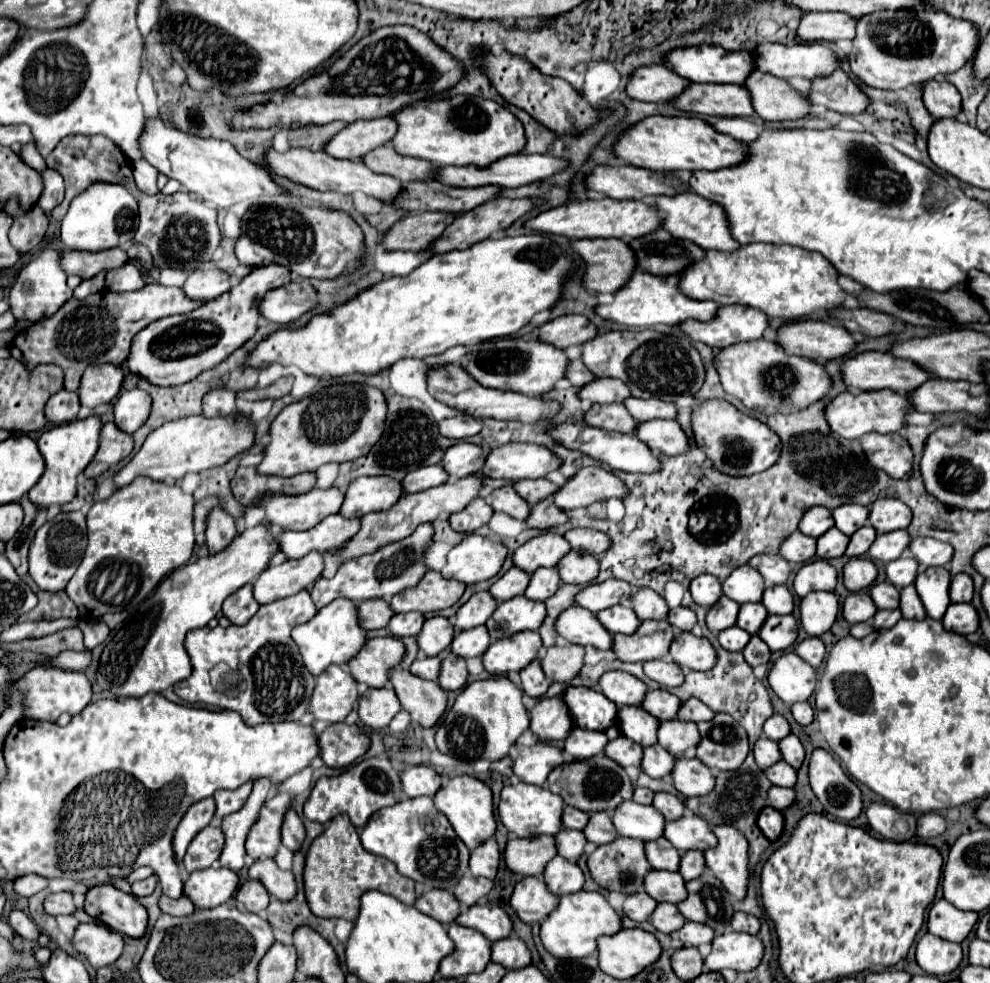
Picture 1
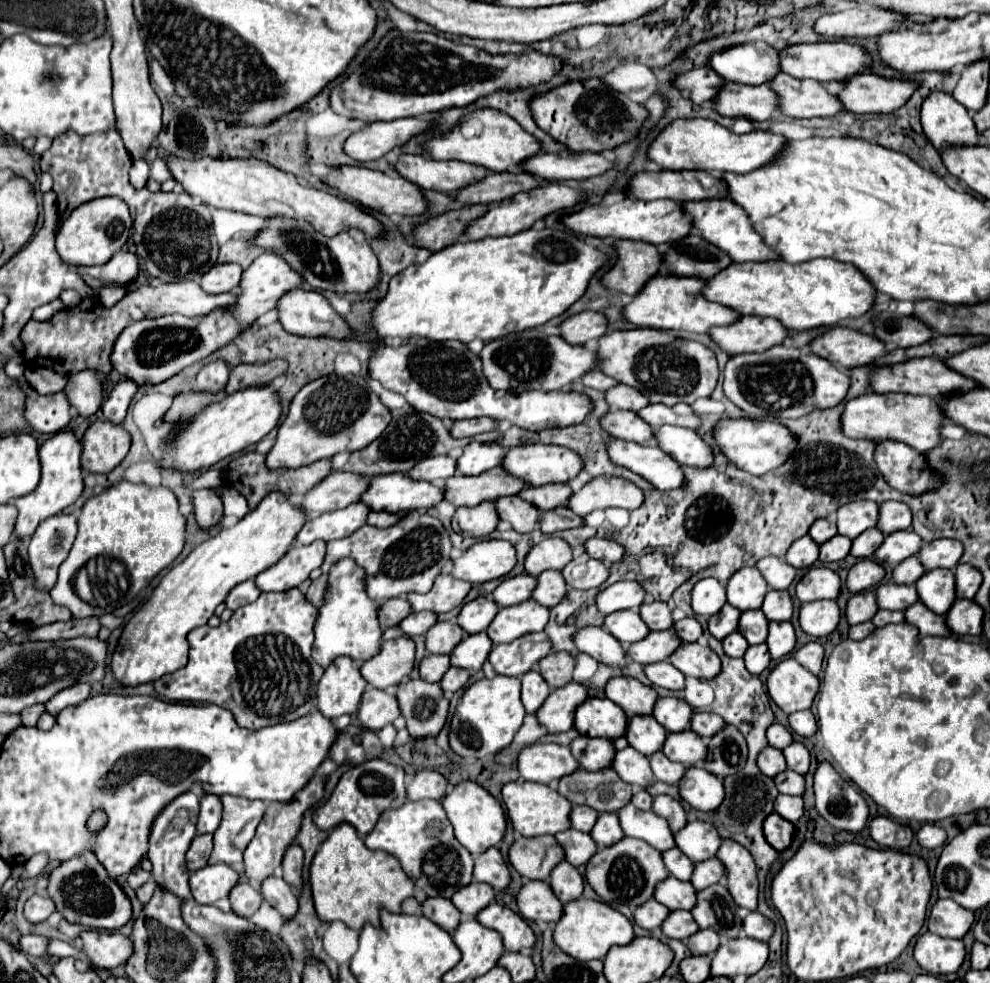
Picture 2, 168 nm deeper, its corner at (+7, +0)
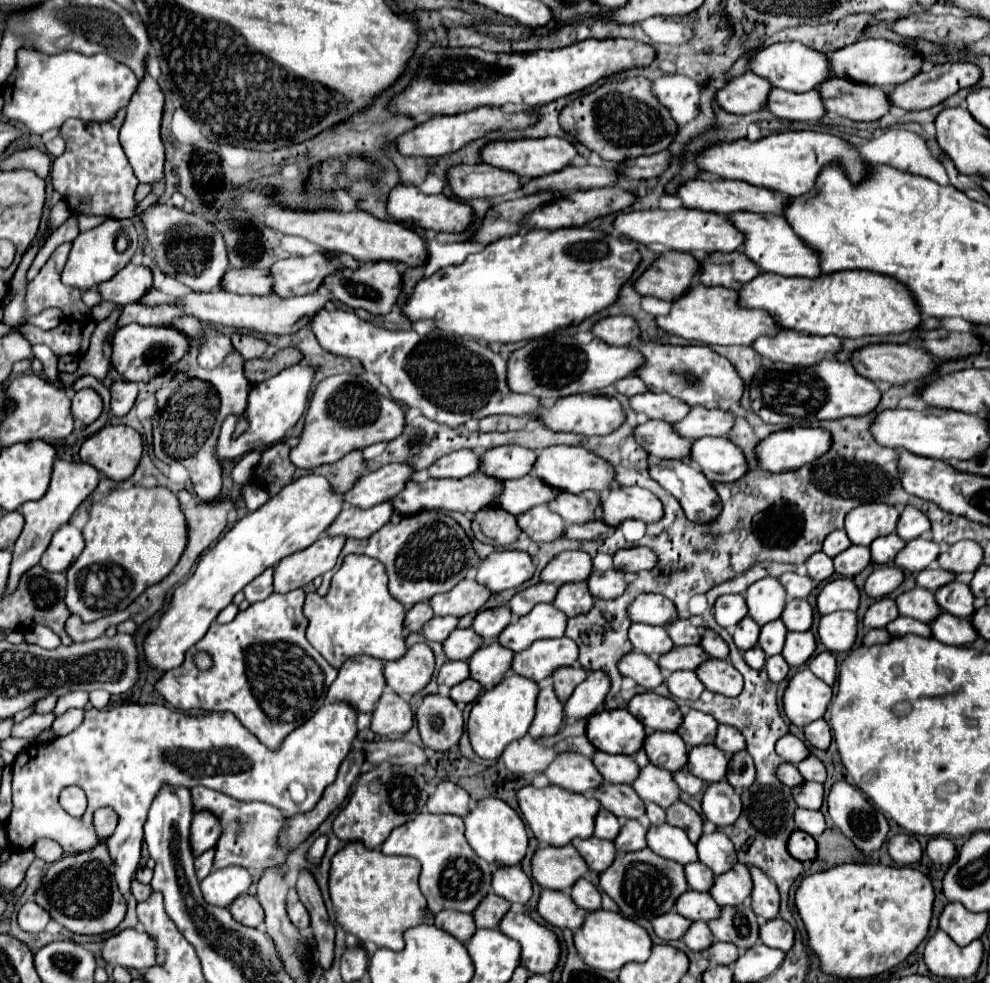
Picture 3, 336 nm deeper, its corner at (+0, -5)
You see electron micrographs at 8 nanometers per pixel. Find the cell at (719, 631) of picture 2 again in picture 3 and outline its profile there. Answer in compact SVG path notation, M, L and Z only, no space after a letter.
M746 616L736 624L736 628L732 632L732 638L734 638L734 644L740 650L748 650L748 648L756 646L758 634L760 634L760 626L756 622L752 622L750 616Z

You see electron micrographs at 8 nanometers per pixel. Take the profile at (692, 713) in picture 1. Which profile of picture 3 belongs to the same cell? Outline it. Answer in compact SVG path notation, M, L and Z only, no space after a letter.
M718 724L718 730L716 730L716 738L714 738L714 744L722 750L722 752L728 752L728 754L734 754L736 750L744 750L744 736L732 728L732 726L726 726L726 724Z

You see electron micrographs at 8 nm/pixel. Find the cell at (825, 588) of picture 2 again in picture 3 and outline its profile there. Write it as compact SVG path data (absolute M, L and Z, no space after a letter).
M838 578L824 584L816 596L816 606L820 614L830 614L836 610L858 610L860 592L850 578Z

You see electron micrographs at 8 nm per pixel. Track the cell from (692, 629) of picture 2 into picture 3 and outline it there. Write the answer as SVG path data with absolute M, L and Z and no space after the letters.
M704 628L702 630L702 636L700 636L700 646L702 650L712 656L712 658L726 658L728 656L728 646L726 642L710 628Z

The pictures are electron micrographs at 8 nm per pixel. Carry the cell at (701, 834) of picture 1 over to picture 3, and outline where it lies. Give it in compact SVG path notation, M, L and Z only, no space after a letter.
M720 832L702 834L696 842L698 848L698 860L708 866L714 874L724 874L724 870L730 870L736 864L736 850L732 842Z

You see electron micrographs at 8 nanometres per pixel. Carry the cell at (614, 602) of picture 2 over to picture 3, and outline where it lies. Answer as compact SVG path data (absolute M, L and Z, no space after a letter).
M642 592L634 598L634 602L628 606L628 618L632 622L644 622L652 626L668 626L674 618L674 604L654 592Z

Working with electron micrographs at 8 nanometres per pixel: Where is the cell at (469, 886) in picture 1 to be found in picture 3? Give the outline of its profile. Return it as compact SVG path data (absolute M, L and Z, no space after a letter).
M494 892L486 894L484 900L472 912L476 928L496 928L502 916L508 912L508 908L510 908L510 902L506 898L500 898Z

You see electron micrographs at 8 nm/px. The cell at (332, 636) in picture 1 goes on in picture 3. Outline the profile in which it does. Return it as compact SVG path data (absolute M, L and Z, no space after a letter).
M350 554L344 558L340 570L334 574L330 590L324 598L312 594L306 594L306 602L304 602L304 616L308 618L308 642L322 654L322 658L326 658L336 670L352 656L358 654L366 654L378 660L396 660L400 656L404 656L406 652L406 644L404 644L404 606L394 600L388 592L388 576L384 574L384 566L380 562L376 562L374 558L368 556L358 556L358 554Z

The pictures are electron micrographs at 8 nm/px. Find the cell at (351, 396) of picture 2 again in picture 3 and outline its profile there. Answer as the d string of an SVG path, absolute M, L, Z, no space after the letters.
M336 374L324 378L314 388L306 412L304 430L300 434L300 442L290 452L290 462L306 470L322 464L332 464L352 450L362 450L378 442L390 442L400 436L402 430L404 412L392 398L382 396L364 378L360 392L360 376Z

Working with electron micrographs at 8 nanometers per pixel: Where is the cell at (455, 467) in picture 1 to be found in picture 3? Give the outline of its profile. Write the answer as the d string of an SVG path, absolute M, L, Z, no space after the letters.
M508 444L508 446L496 446L486 450L480 456L480 472L488 474L490 478L520 478L530 472L532 462L536 460L534 450Z

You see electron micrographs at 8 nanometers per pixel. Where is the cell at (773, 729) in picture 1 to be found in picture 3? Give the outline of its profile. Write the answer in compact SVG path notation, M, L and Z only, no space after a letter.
M794 734L782 736L782 738L776 742L776 752L778 752L778 756L780 756L784 762L792 762L792 764L802 762L802 760L810 754L810 750L806 748L806 744L804 744L800 738L796 738Z

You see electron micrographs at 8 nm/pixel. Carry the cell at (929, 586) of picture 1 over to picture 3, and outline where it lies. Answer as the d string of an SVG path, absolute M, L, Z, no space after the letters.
M960 580L948 582L942 590L936 590L934 596L936 596L938 606L952 616L972 616L972 612L974 612L974 606L972 606L974 596L972 596L968 584L960 582Z

